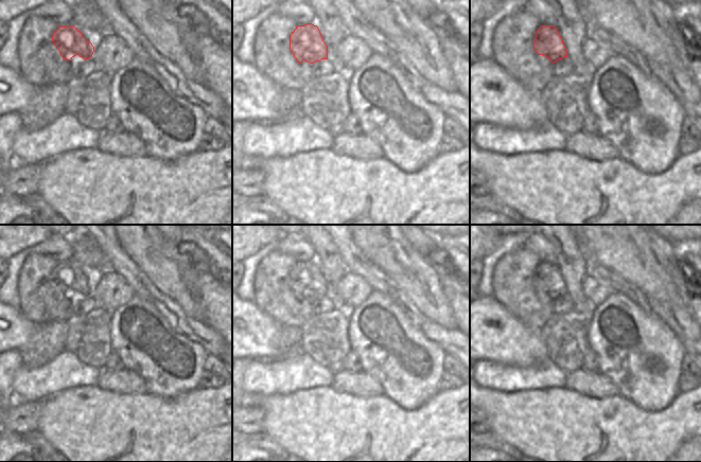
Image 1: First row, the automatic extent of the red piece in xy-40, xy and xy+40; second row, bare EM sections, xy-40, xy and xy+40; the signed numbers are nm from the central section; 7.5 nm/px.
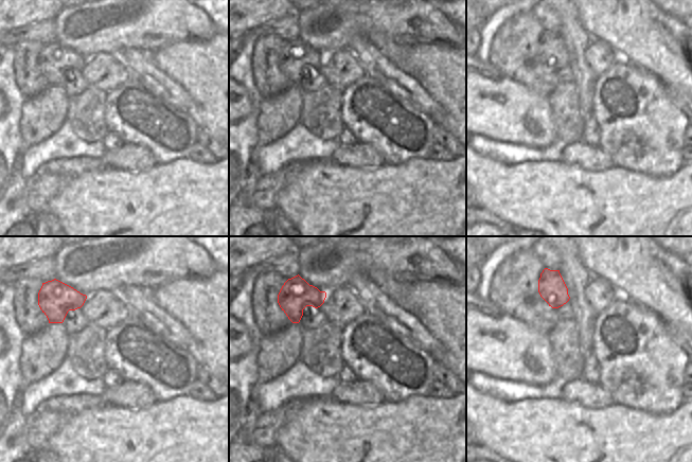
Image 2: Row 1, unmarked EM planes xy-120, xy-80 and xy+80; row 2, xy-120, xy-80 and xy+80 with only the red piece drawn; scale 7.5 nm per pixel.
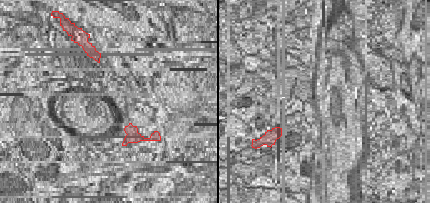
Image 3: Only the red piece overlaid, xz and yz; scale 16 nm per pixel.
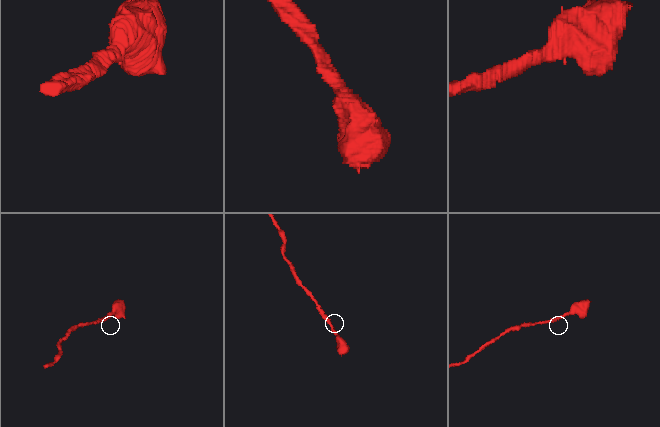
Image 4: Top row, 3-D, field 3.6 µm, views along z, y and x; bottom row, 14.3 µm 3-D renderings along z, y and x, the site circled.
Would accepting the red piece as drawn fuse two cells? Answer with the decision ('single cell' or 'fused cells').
single cell

